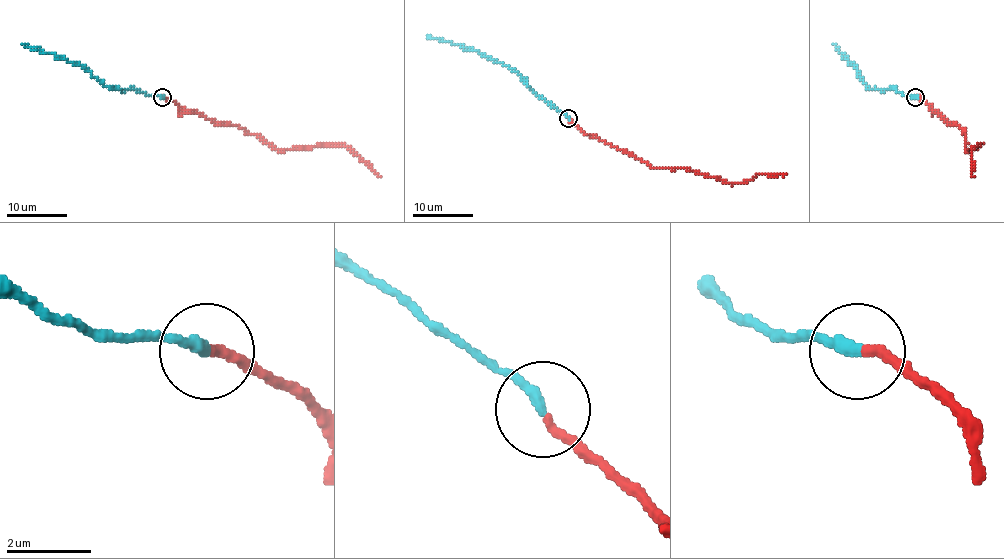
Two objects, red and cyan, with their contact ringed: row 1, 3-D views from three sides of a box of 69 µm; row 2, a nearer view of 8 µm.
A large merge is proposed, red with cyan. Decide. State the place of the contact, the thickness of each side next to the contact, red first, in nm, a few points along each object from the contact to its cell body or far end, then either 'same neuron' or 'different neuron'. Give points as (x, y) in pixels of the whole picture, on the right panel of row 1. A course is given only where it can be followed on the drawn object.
at (915, 97); 220 nm thick on the red side, 280 nm on the other; red runs (916, 97), (966, 134), (966, 150), (981, 146), (972, 152), (972, 177); cyan runs (915, 97), (904, 96), (897, 90), (871, 90), (835, 43); different neuron

